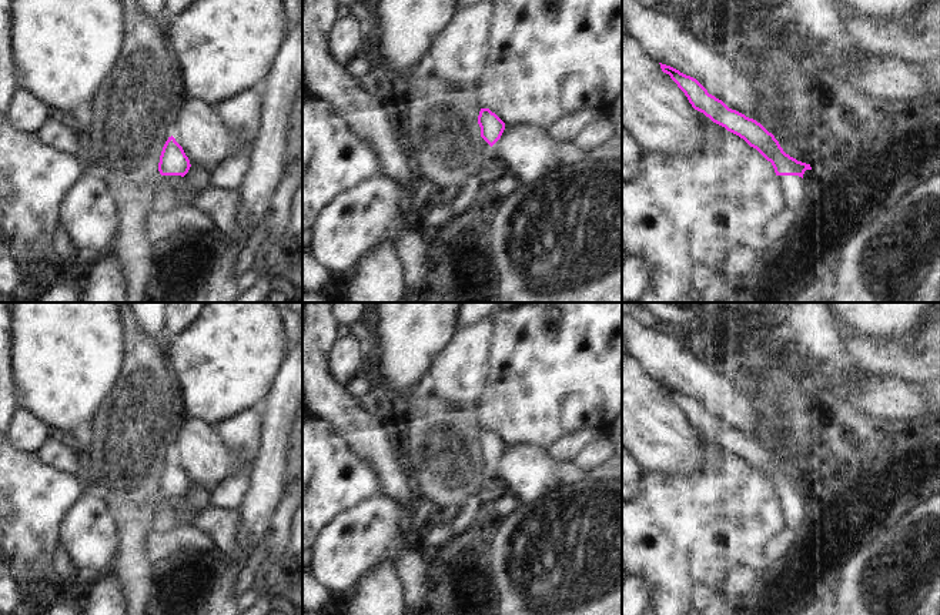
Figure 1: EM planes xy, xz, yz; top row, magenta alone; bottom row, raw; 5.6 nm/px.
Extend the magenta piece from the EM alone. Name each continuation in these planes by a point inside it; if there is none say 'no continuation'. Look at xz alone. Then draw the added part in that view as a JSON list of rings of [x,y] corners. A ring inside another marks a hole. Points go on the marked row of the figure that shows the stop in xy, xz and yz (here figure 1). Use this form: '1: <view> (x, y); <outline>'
no continuation

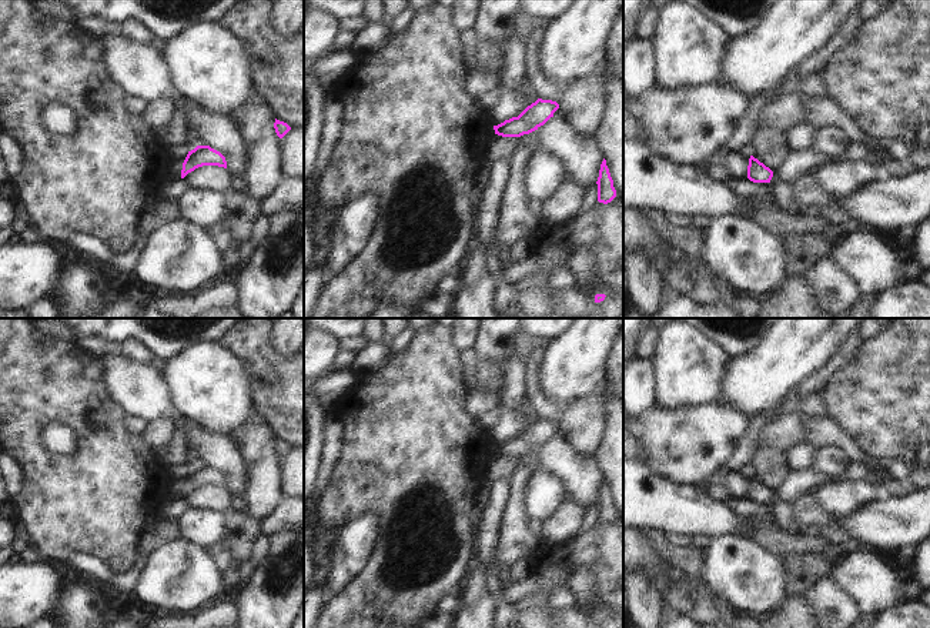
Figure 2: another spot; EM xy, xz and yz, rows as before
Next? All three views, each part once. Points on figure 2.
no continuation

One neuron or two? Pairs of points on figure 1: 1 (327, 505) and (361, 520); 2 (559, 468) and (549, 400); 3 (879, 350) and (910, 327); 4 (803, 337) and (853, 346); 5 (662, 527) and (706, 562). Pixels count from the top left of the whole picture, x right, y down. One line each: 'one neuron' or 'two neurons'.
1: two neurons
2: two neurons
3: two neurons
4: two neurons
5: one neuron

